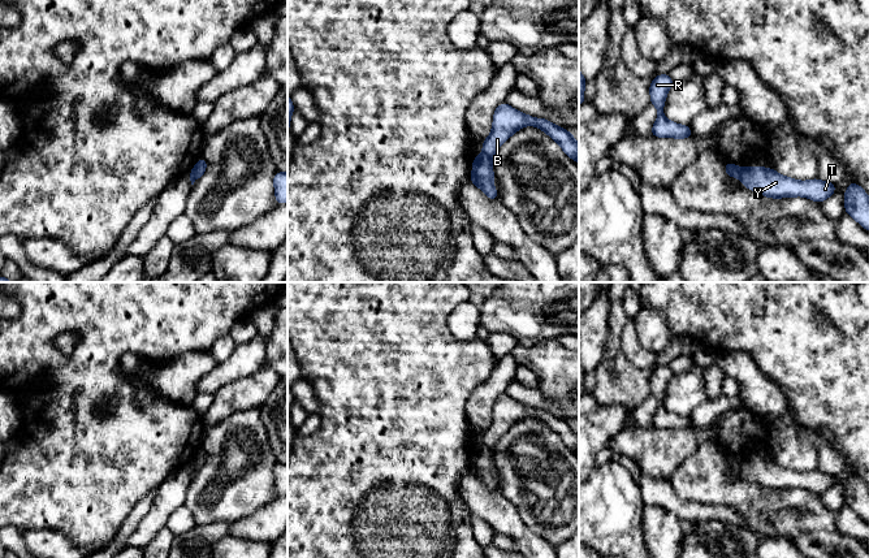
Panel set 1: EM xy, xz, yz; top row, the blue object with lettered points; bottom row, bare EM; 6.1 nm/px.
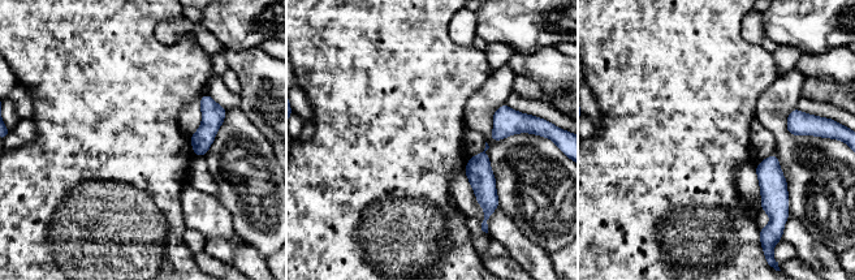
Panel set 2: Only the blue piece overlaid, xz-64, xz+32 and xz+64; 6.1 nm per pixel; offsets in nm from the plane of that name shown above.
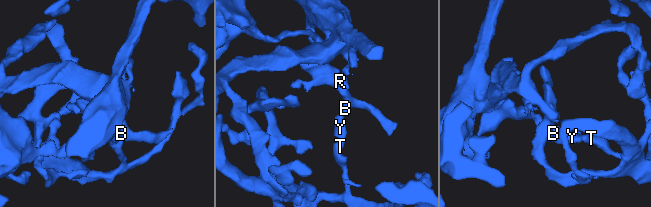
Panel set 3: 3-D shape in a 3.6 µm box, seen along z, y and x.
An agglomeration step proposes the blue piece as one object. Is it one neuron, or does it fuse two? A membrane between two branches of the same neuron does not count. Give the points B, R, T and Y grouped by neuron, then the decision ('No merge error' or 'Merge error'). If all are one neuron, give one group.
Groups: B R / T Y. Merge error

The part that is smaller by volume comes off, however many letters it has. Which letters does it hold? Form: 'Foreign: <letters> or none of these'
Foreign: T, Y

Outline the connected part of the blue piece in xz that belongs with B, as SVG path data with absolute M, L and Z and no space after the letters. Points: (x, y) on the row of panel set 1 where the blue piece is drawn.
M506 103L500 104L493 116L492 133L483 143L483 153L492 157L496 151L519 129L536 126L553 138L563 152L579 164L579 144L571 131L567 131L545 118L535 118L514 109Z

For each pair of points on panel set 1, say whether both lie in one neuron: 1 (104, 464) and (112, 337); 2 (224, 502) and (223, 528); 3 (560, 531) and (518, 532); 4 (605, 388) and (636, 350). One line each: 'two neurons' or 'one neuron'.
1: one neuron
2: two neurons
3: two neurons
4: two neurons

